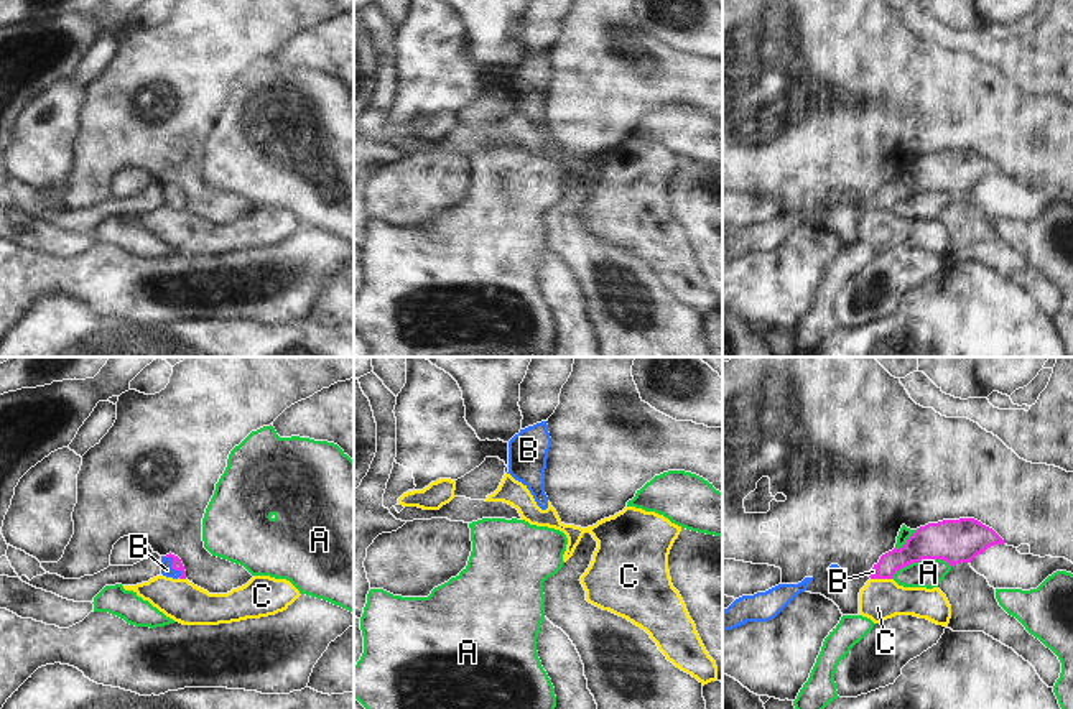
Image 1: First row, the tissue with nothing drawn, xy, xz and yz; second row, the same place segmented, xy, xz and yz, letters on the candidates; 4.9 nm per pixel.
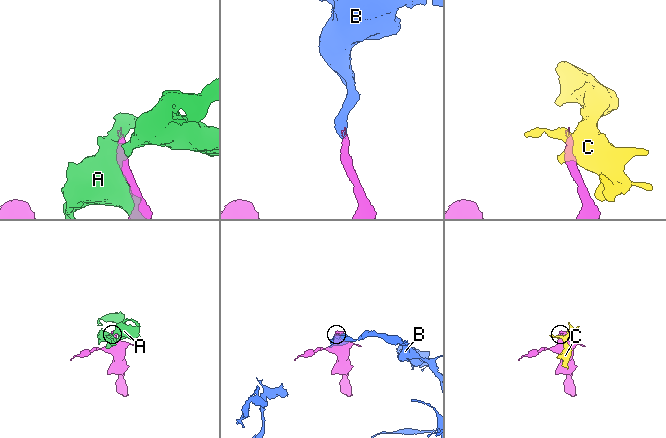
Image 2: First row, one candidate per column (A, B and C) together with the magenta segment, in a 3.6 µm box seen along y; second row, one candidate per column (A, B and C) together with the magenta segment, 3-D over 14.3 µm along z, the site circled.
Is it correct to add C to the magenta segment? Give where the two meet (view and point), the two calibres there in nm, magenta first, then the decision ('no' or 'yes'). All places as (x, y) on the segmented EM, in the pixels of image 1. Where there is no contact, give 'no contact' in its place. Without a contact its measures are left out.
meets magenta in yz at (881, 578); 140 nm thick on the magenta side, 200 nm on the other; no

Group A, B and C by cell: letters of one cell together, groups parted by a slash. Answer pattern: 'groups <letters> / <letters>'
groups A / B / C

